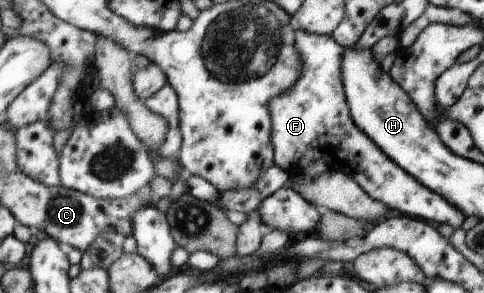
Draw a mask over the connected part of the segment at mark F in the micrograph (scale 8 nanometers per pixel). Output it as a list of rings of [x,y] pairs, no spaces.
[[[294,26],[293,42],[300,51],[301,74],[289,90],[277,94],[268,106],[272,122],[273,165],[291,176],[302,173],[309,162],[323,160],[327,171],[350,176],[371,200],[382,202],[392,213],[459,228],[463,224],[463,214],[387,160],[387,155],[351,120],[348,105],[339,102],[339,92],[342,92],[339,74],[341,47],[331,35],[309,34]]]

